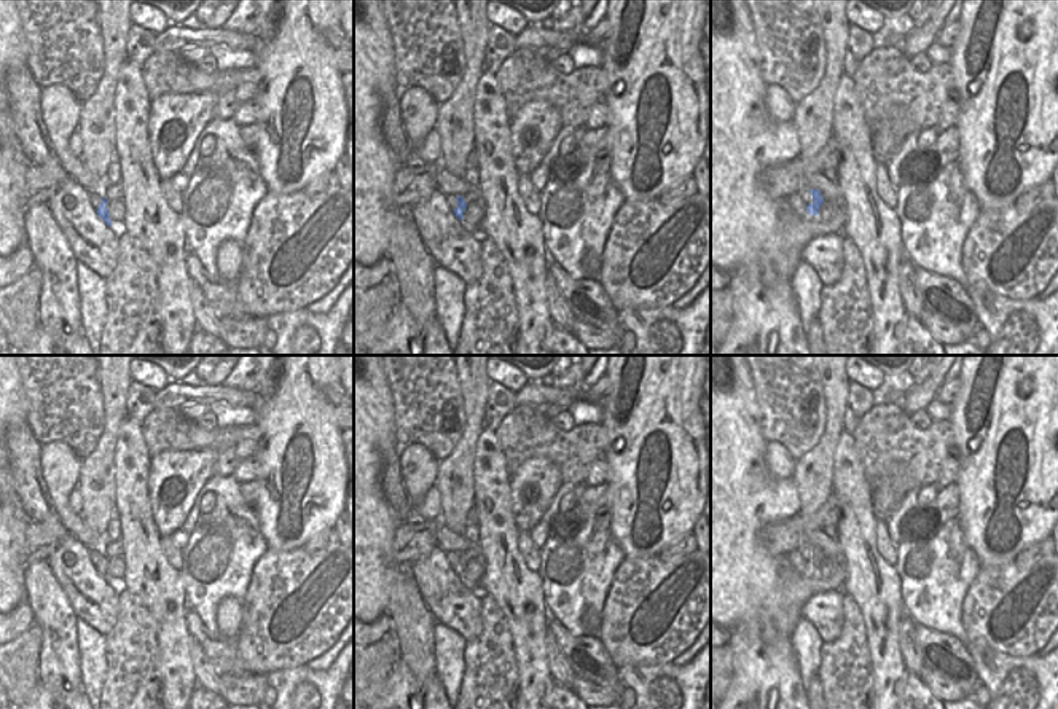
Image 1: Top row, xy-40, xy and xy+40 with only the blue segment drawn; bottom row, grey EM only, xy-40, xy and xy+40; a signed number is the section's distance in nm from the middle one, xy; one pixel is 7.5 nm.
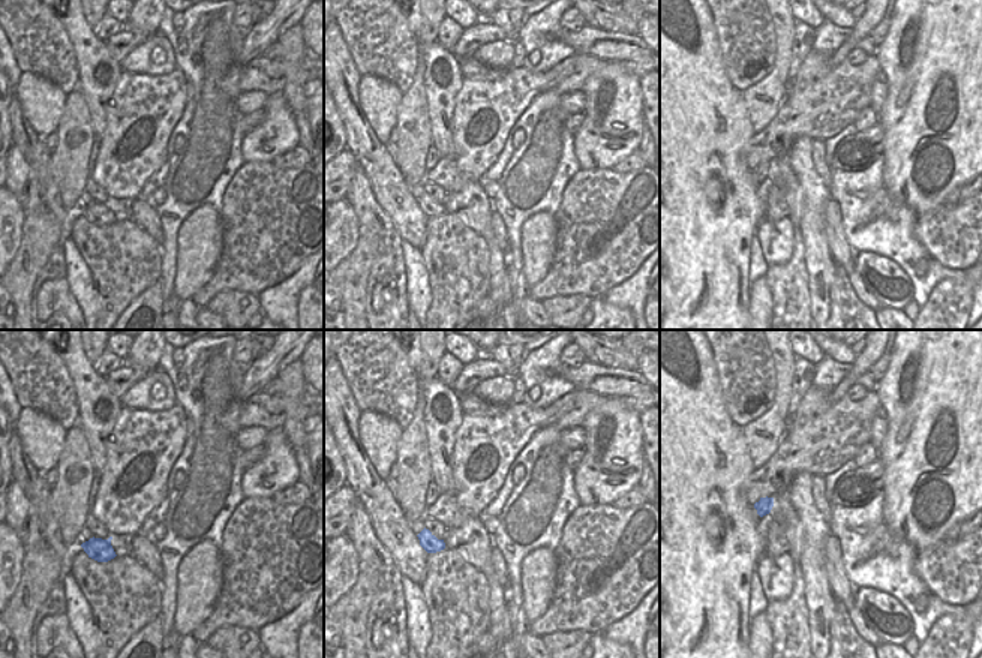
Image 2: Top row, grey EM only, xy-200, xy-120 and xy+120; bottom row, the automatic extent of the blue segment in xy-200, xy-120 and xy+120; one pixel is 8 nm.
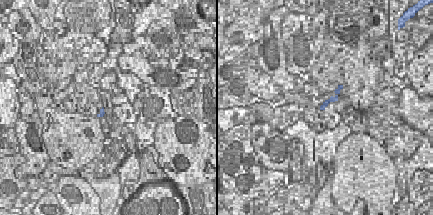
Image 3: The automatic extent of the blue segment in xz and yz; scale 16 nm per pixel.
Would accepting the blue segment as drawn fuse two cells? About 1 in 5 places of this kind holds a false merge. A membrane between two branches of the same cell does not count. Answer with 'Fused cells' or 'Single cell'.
Single cell

